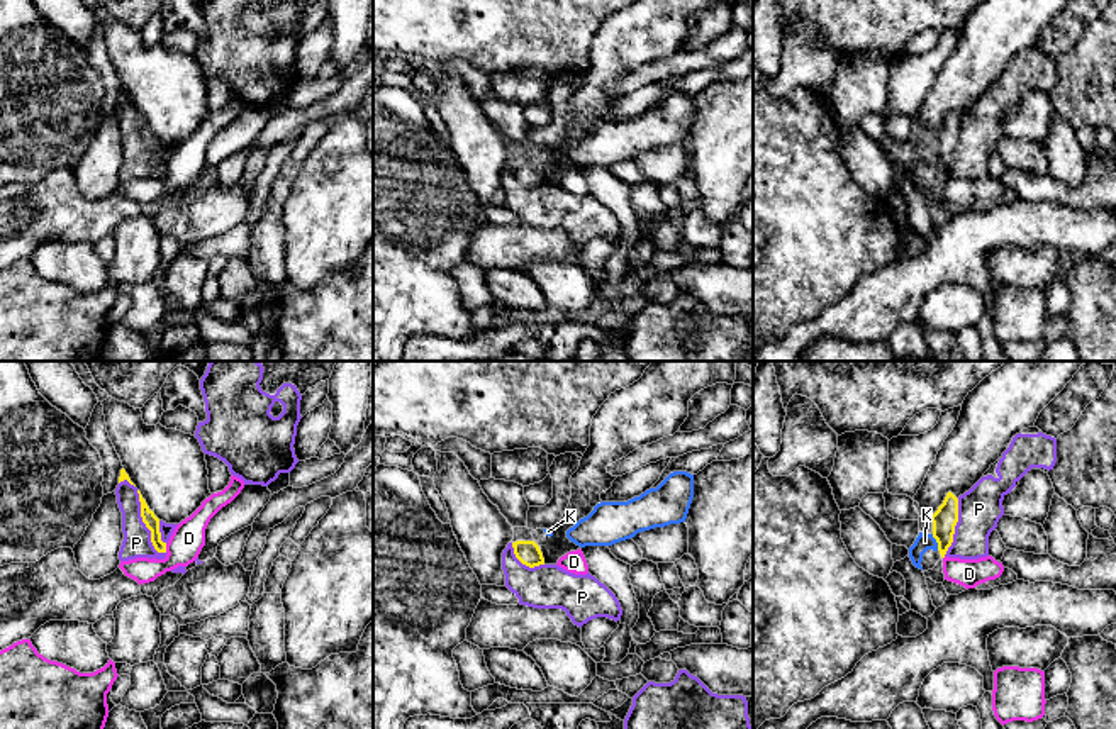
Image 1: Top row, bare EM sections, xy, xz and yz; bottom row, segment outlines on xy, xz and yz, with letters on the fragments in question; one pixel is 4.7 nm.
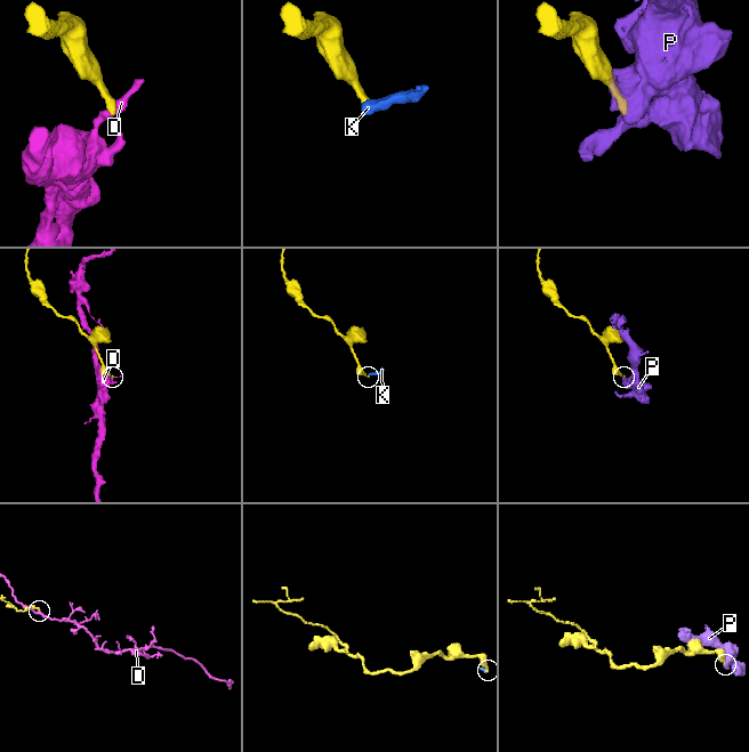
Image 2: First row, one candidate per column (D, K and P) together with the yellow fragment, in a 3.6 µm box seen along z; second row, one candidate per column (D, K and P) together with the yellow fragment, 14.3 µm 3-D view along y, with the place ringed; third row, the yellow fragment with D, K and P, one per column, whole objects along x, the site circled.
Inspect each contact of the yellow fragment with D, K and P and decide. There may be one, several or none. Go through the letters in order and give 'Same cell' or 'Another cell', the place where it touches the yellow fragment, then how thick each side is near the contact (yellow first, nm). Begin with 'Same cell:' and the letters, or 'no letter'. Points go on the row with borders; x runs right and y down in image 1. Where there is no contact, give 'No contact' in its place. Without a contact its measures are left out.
Same cell: no letter
D: Another cell. Touches yellow at xy (165, 548). Thickness 70 nm (yellow) against 160 nm
K: Another cell. Touches yellow at yz (937, 541). Thickness 120 nm (yellow) against 90 nm
P: Another cell. Touches yellow at xy (145, 523). Thickness 70 nm (yellow) against 130 nm

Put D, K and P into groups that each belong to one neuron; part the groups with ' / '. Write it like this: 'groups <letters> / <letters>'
groups D / K / P

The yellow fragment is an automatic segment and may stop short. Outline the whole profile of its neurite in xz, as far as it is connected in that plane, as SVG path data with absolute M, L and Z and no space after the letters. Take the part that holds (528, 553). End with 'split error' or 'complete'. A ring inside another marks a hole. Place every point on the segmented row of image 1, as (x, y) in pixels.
M516 541L516 543L512 543L512 548L514 548L516 558L522 565L526 565L529 568L544 565L543 553L534 541Z | complete

